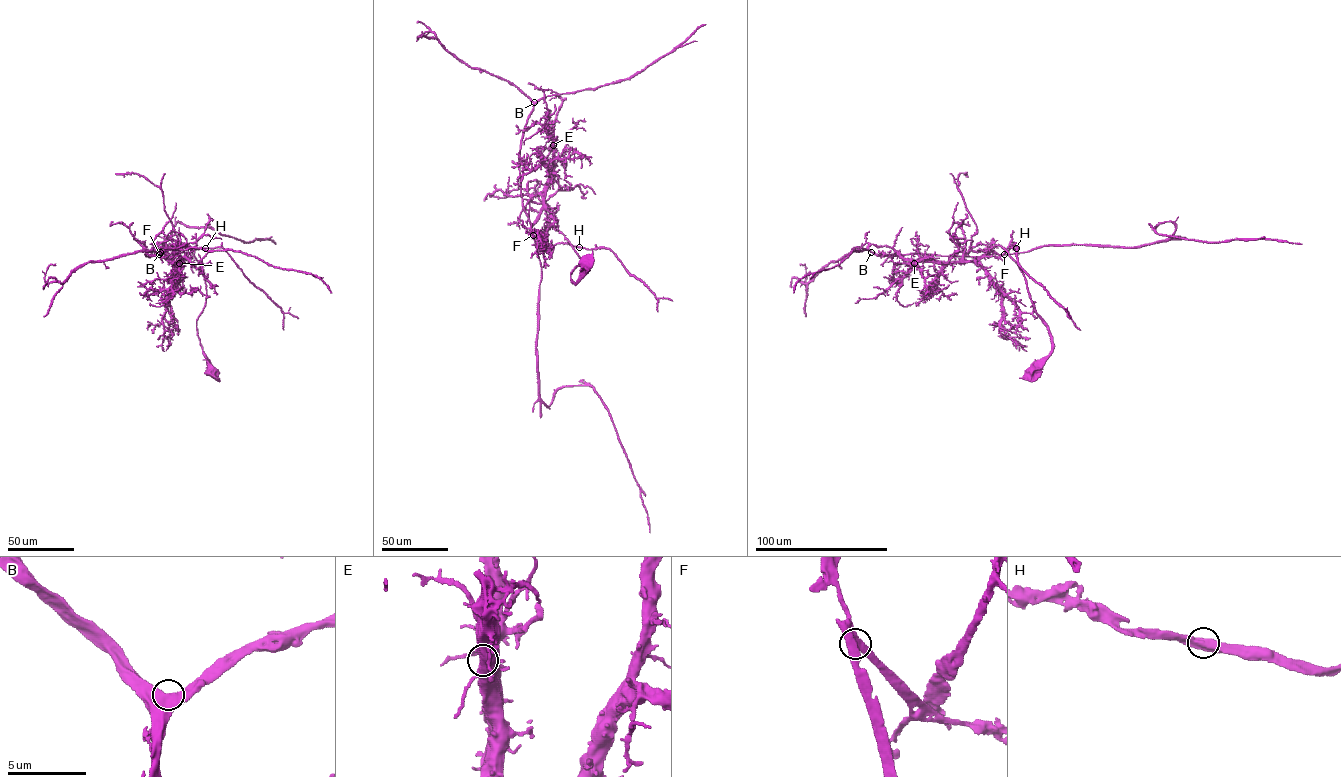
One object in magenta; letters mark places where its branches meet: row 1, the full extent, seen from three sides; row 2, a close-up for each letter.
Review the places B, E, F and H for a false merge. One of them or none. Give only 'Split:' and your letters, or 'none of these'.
Split: none of these

